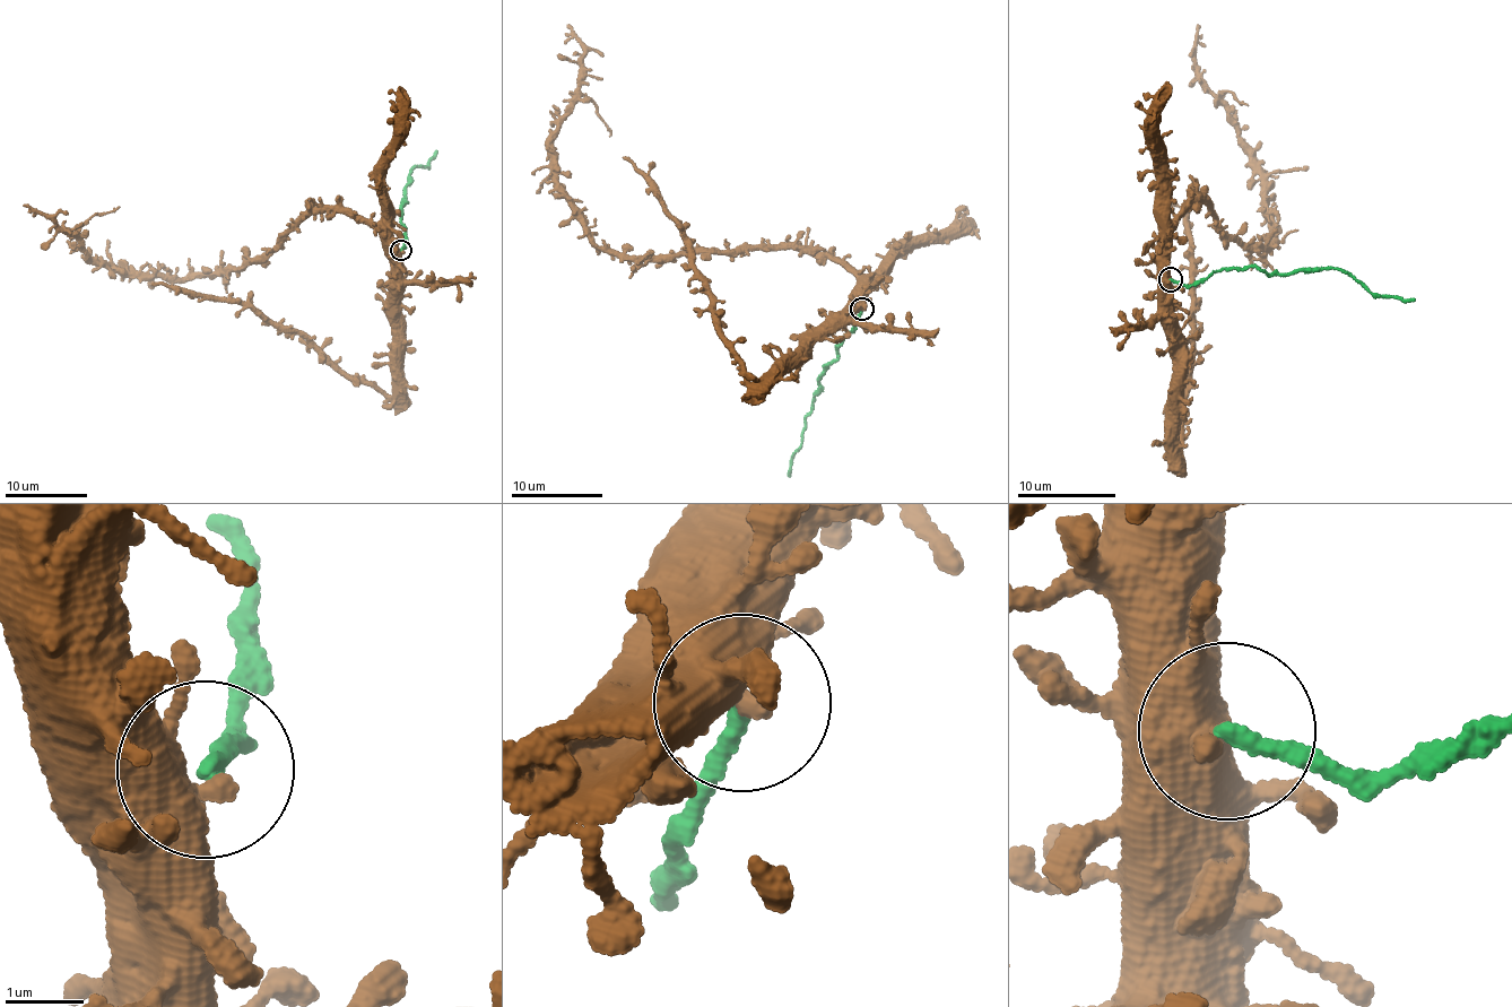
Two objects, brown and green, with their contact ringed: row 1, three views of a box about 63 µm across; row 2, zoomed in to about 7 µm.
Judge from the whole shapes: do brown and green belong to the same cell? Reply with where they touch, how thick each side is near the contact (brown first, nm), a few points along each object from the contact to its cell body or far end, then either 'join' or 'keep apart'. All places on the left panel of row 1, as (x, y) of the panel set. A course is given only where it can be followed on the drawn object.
at (400, 250); 500 nm thick on the brown side, 220 nm on the other; brown runs (401, 252), (366, 224), (321, 206), (241, 268), (131, 276), (90, 258), (67, 229), (24, 205); green runs (401, 250), (406, 244), (401, 219), (409, 174), (416, 166), (429, 165), (436, 155), (435, 150); keep apart

